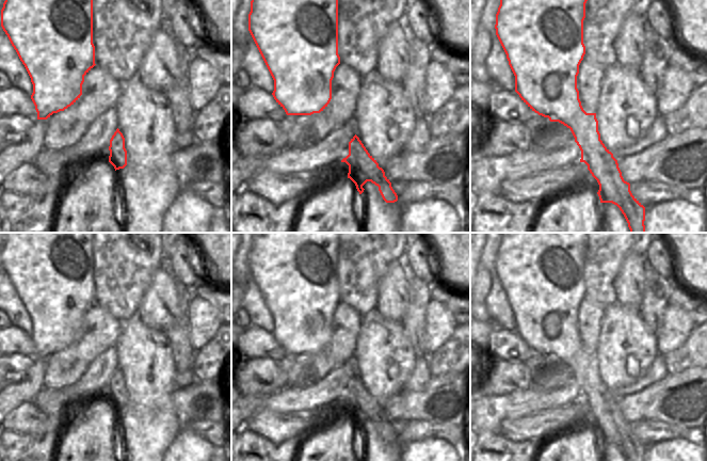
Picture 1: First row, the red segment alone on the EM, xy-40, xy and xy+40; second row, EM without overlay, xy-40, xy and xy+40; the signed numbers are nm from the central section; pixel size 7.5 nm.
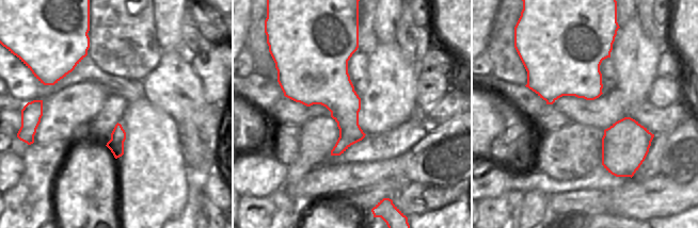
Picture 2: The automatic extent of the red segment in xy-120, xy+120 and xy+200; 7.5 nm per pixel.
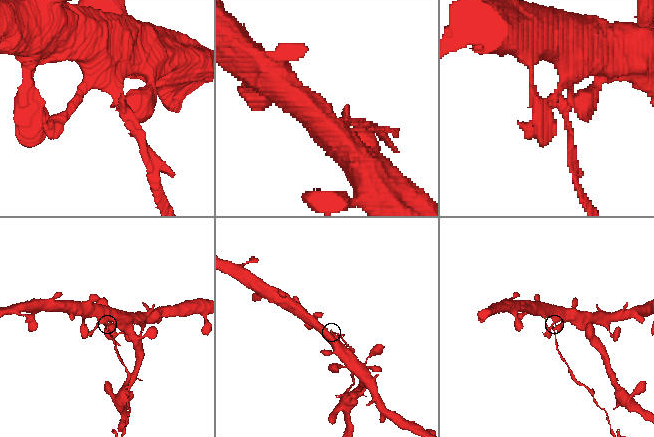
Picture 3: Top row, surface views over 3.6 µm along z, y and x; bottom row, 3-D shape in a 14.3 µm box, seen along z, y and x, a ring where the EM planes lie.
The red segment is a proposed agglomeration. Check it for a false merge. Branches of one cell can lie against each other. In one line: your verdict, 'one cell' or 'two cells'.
two cells

